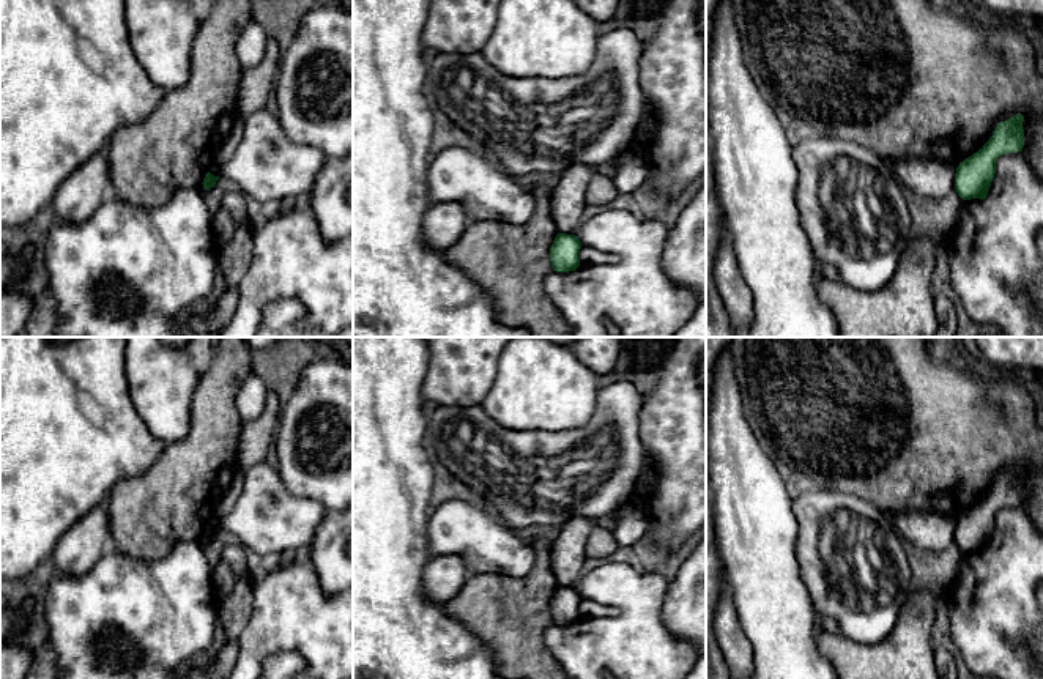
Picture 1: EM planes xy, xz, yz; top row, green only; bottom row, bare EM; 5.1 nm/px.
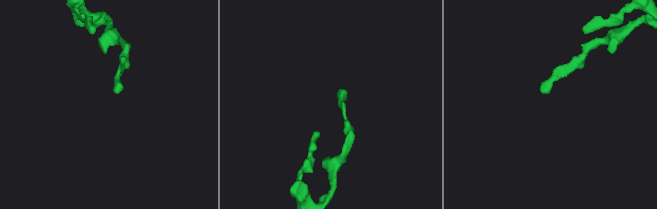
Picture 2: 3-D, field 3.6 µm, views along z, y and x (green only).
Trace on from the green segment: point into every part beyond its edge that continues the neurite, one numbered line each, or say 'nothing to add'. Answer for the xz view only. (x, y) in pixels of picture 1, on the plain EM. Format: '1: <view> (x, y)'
nothing to add

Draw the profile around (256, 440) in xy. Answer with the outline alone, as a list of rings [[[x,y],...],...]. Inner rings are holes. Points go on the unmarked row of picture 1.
[[[268,391],[263,413],[255,421],[244,422],[236,457],[238,469],[243,474],[266,460],[276,438],[280,406],[277,395]]]

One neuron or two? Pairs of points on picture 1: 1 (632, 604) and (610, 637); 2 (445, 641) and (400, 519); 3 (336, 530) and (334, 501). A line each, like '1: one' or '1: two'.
1: one
2: one
3: two

